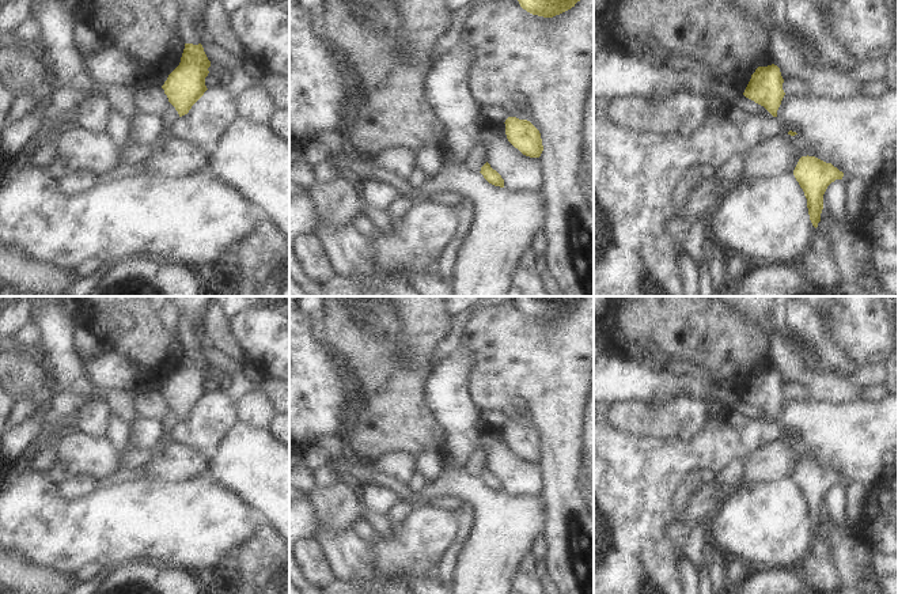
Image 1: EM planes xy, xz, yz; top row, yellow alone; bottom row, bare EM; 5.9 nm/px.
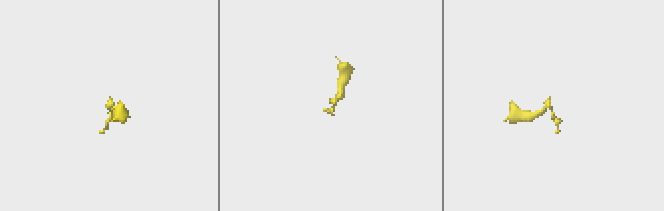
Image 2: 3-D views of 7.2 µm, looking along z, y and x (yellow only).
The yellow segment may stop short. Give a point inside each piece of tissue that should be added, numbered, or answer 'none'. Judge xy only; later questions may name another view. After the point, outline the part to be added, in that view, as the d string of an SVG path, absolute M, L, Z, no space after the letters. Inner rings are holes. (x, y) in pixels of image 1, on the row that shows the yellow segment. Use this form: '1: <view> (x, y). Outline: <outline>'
1: xy (192, 12). Outline: M174 0L179 7L178 29L183 43L201 43L200 30L205 29L205 10L211 0Z

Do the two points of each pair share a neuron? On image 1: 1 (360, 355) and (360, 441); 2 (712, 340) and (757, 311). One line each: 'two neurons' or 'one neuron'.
1: one neuron
2: two neurons

